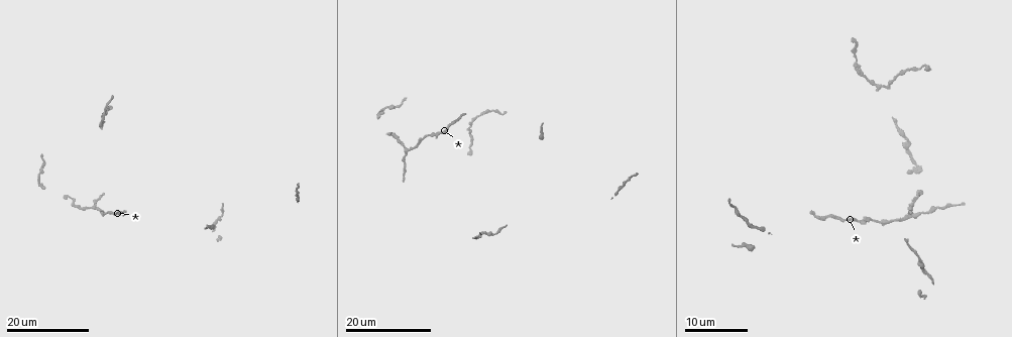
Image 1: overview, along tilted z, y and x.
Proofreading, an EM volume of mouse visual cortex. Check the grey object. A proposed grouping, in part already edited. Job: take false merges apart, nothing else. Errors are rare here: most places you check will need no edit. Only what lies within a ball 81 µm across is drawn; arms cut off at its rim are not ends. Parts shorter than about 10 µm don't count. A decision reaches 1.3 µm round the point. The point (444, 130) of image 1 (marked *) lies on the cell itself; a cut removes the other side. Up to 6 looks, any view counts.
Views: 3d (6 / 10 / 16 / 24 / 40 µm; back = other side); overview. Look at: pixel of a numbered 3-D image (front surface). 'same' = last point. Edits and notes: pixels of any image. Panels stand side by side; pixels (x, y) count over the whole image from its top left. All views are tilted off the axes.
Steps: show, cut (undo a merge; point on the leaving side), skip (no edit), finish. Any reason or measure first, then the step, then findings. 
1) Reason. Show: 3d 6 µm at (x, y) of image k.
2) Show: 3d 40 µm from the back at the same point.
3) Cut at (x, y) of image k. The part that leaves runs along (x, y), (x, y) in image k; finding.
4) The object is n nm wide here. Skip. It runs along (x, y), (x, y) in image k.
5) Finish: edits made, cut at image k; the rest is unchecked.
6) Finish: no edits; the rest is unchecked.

Thick turns thin. Show: 3d 24 µm at (812, 212) of image 1.

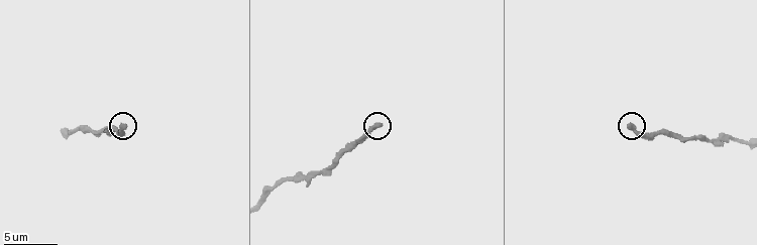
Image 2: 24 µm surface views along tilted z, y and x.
Show: 3d 10 µm at (124, 126) of image 2.

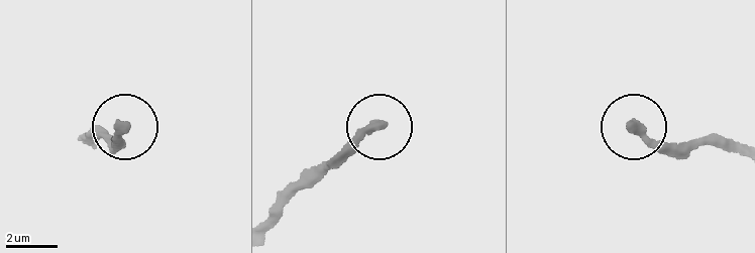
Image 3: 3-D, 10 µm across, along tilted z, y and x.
Skip. It runs along (271, 216), (376, 125) in image 3; all the same cell.

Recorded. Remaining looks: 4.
Sudden change in width. Show: 3d 24 µm at (910, 202) of image 1.

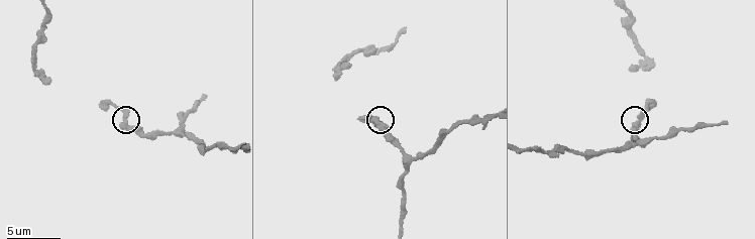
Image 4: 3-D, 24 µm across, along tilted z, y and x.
Closer look. Show: 3d 6 µm at (639, 119) of image 4.

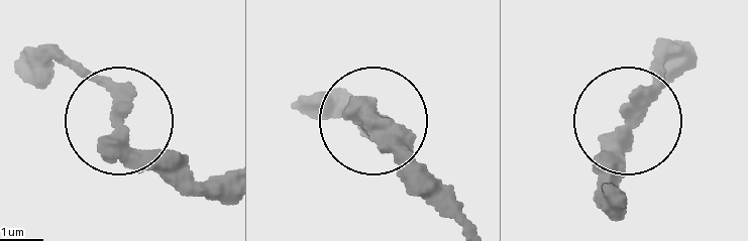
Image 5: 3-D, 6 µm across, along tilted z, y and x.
Skip. It runs along (224, 189), (142, 147), (95, 76), (61, 46) in image 5; one cell here.

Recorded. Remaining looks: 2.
Show: 3d 16 µm at (540, 140) of image 1.

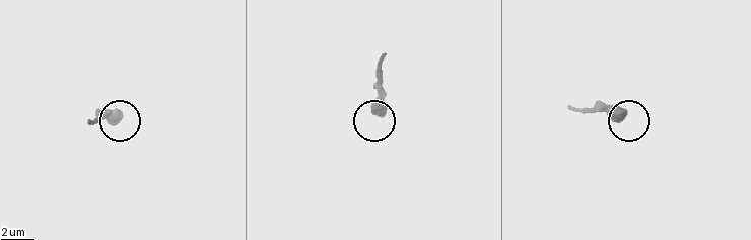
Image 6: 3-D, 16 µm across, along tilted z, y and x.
Show: 3d 10 µm at (378, 113) of image 6.

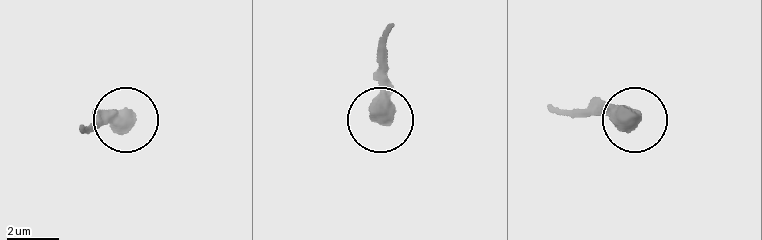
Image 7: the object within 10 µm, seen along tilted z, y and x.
Skip. One cell here.

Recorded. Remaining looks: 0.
Finish: no edits; the rest is unchecked.

